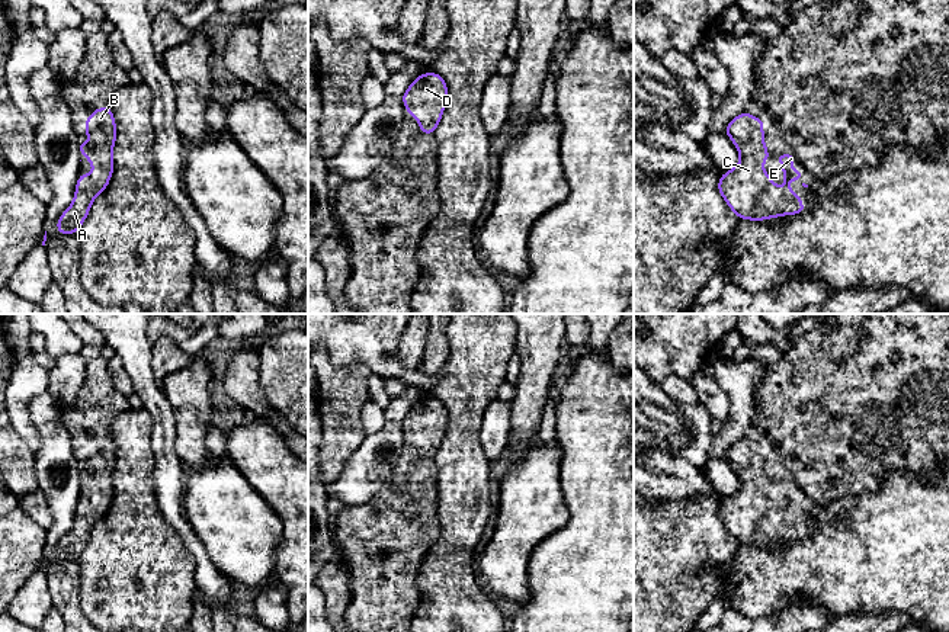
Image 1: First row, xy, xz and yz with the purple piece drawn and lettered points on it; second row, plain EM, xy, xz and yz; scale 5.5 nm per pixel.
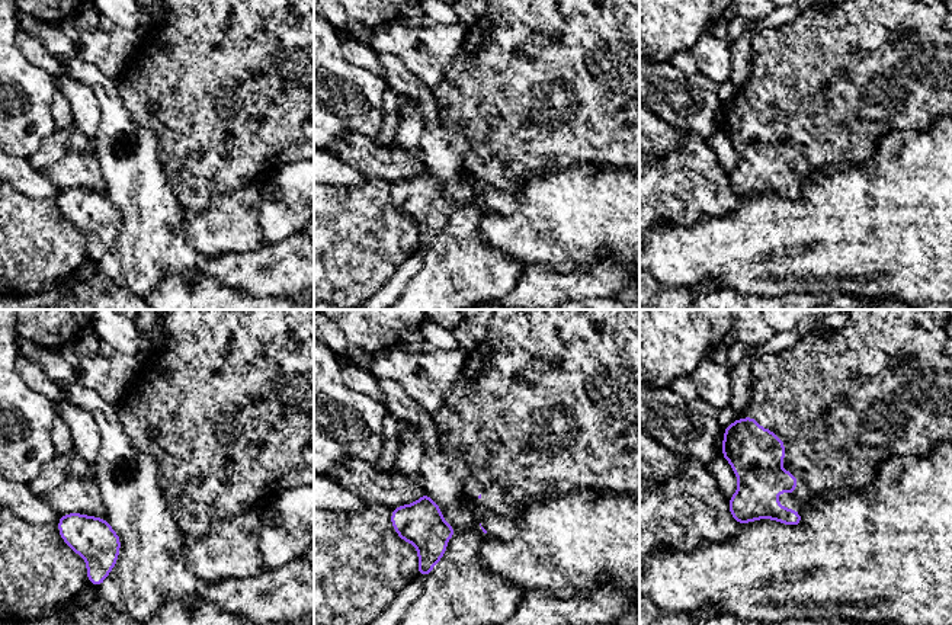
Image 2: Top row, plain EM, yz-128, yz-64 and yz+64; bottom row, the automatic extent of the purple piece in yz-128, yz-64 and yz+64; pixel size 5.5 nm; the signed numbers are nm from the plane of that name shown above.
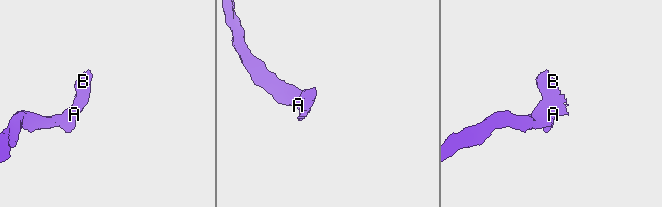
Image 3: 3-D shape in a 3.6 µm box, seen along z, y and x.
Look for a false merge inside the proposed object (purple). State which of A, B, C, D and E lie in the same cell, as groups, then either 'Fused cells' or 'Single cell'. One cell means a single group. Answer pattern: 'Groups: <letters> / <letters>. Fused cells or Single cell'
Groups: A B C D E. Single cell

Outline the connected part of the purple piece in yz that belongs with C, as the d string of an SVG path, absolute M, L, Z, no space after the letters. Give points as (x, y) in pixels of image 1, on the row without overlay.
M741 437L724 455L724 459L731 463L738 475L740 487L734 494L719 503L718 517L738 545L764 546L769 543L796 540L808 535L802 530L801 520L792 517L789 513L792 506L802 507L802 494L799 493L792 497L789 493L792 488L796 488L795 479L776 479L776 485L782 491L783 513L775 511L773 504L767 500L766 490L770 479L767 478L767 469L762 466L766 461L762 455L764 449L764 445L757 445L753 439Z

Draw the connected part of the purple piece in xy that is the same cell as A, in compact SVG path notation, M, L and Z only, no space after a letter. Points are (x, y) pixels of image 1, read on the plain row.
M110 432L96 433L83 449L87 452L83 461L93 466L78 468L78 477L90 487L93 498L83 498L77 504L73 527L57 546L57 558L61 561L78 558L93 526L108 513L115 495L112 475L116 447Z

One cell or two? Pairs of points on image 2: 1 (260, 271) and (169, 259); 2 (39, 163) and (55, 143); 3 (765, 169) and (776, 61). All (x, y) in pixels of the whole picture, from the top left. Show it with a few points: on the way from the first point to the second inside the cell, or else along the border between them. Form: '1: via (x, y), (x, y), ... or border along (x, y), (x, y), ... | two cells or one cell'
1: border along (202, 259), (195, 272) | two cells
2: via (42, 159), (54, 147) | one cell
3: via (765, 143), (768, 103), (776, 95), (776, 87) | one cell

